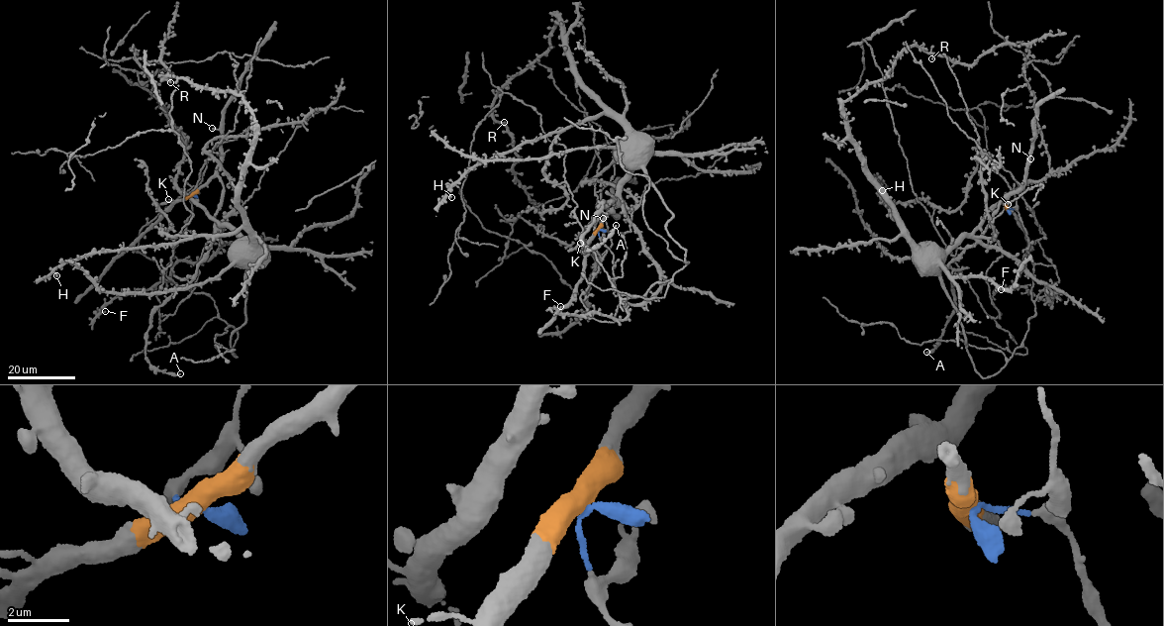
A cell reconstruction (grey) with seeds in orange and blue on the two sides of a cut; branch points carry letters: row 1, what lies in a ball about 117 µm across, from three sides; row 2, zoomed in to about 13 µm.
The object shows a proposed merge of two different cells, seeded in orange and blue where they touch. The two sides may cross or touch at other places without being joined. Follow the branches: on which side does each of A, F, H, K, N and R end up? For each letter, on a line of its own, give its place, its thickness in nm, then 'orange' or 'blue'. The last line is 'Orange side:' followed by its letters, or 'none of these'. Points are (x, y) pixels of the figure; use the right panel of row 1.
A: at (926, 352); 200 nm thick; orange
F: at (1001, 289); 170 nm thick; blue
H: at (882, 190); 400 nm thick; blue
K: at (1008, 204); 150 nm thick; orange
N: at (1030, 158); 240 nm thick; orange
R: at (931, 58); 240 nm thick; blue
Orange side: A, K, N

